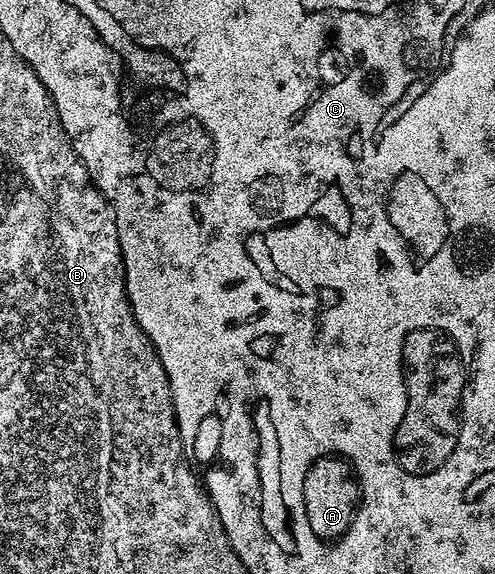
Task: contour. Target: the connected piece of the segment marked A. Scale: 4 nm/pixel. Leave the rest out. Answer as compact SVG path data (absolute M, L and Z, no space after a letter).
M341 452L314 454L314 458L306 462L306 470L302 470L302 490L298 490L298 494L302 494L302 518L306 518L306 526L310 526L310 534L314 534L314 542L318 542L322 550L342 546L342 542L350 538L362 506L366 506L366 486L362 486L358 462L354 462L350 454Z

